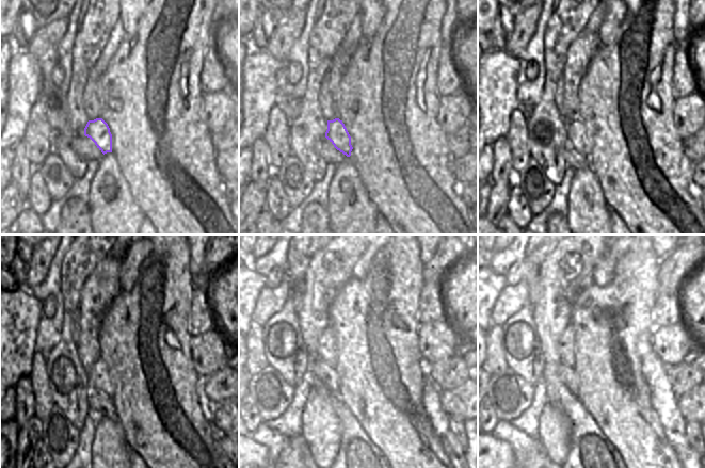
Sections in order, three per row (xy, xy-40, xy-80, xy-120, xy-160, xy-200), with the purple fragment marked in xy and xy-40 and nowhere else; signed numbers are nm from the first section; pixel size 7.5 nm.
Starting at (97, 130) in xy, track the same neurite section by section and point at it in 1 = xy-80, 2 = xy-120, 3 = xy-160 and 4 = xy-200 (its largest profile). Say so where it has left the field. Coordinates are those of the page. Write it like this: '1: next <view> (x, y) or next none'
1: next xy-80 (578, 135)
2: next xy-120 (89, 341)
3: next xy-160 (326, 350)
4: next xy-200 (566, 340)

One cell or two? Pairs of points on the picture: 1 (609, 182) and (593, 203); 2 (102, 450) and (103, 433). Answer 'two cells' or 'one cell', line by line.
1: two cells
2: one cell

